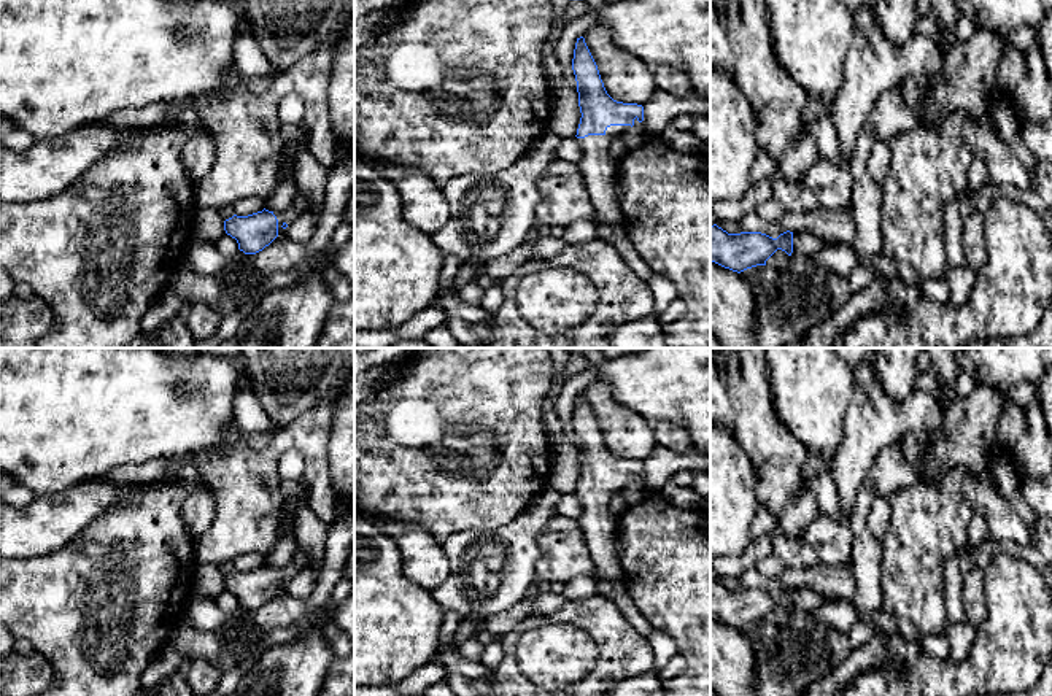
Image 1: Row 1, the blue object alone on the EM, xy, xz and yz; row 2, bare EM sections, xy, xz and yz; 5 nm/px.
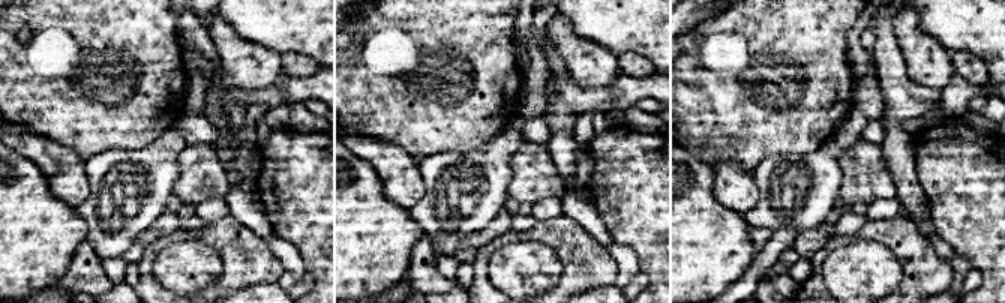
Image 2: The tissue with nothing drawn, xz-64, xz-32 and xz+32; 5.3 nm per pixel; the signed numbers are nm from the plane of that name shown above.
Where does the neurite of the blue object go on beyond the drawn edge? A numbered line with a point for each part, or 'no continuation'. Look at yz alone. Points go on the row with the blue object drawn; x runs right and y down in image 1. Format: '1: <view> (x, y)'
no continuation

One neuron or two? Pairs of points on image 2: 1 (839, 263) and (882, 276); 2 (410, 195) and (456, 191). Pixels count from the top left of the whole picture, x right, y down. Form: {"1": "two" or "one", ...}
{"1": "one", "2": "two"}

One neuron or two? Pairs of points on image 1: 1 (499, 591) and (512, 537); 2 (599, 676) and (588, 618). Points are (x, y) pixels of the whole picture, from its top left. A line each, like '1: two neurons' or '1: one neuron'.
1: one neuron
2: one neuron

